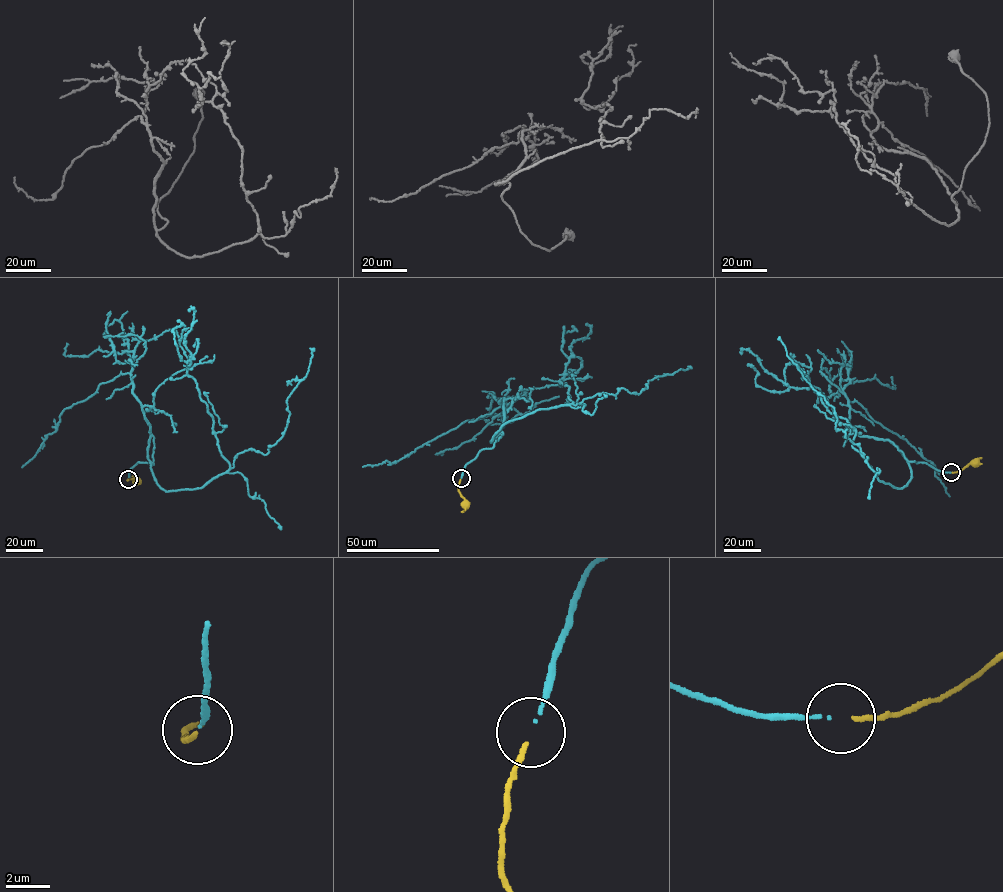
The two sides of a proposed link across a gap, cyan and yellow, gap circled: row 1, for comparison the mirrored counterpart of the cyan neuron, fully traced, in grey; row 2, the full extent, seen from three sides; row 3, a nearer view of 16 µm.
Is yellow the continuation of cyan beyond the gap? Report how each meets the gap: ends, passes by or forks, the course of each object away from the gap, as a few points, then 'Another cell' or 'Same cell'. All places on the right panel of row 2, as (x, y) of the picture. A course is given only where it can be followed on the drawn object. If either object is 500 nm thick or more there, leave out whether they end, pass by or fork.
At the ring cyan ends. At the ring yellow ends. Course of cyan: (950, 472), (909, 461), (889, 440), (911, 477), (900, 488), (878, 480), (778, 338). Course of yellow: (952, 472), (975, 462). Same cell

